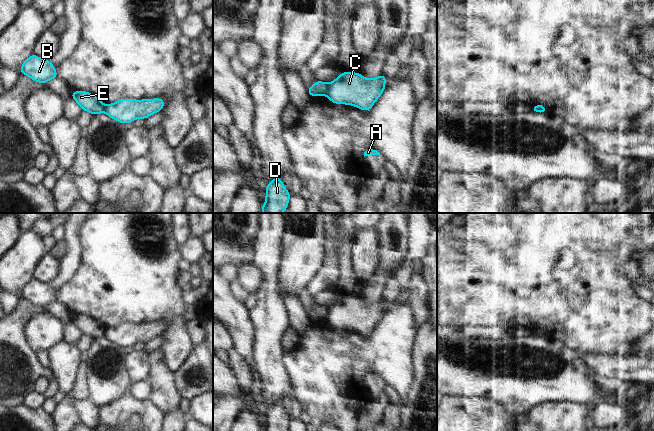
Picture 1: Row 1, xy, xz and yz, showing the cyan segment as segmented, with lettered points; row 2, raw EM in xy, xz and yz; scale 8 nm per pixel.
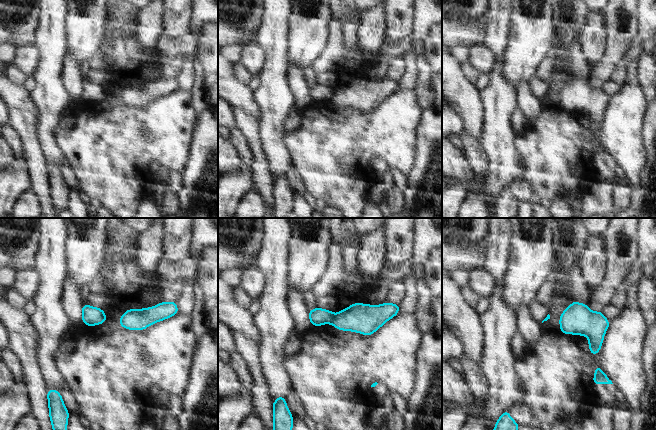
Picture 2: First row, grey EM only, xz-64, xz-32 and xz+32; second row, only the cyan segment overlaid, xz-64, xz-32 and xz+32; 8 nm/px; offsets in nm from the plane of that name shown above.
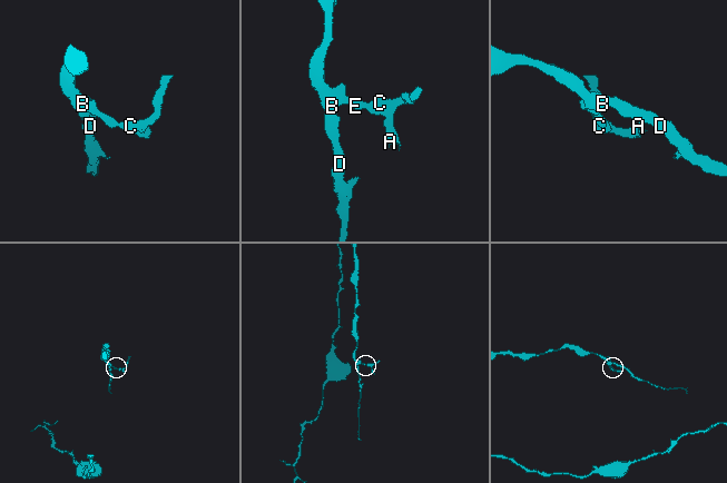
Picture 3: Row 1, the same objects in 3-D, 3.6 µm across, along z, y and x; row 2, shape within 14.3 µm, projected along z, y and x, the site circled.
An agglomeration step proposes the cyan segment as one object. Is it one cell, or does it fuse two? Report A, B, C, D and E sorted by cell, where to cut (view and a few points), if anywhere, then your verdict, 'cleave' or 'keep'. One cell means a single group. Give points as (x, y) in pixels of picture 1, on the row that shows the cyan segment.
groups A C / B D E; cut xz (328, 84), (328, 89), (325, 93); cleave

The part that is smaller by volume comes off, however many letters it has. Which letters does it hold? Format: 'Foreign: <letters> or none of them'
Foreign: A, C

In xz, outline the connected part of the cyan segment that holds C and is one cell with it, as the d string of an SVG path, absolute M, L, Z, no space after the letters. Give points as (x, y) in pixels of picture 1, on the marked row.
M343 72L328 84L326 96L333 103L350 104L364 111L370 110L385 87L386 76L367 79L360 73Z

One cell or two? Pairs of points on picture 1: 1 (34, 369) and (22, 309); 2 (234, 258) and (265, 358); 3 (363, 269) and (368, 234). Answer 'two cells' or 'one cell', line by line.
1: one cell
2: two cells
3: one cell

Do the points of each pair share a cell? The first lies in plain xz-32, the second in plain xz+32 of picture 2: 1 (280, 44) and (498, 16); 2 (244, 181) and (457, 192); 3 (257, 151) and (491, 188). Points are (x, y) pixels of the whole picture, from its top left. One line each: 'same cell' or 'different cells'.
1: same cell
2: same cell
3: different cells

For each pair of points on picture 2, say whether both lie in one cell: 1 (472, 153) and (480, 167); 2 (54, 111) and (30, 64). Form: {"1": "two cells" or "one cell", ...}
{"1": "one cell", "2": "two cells"}

